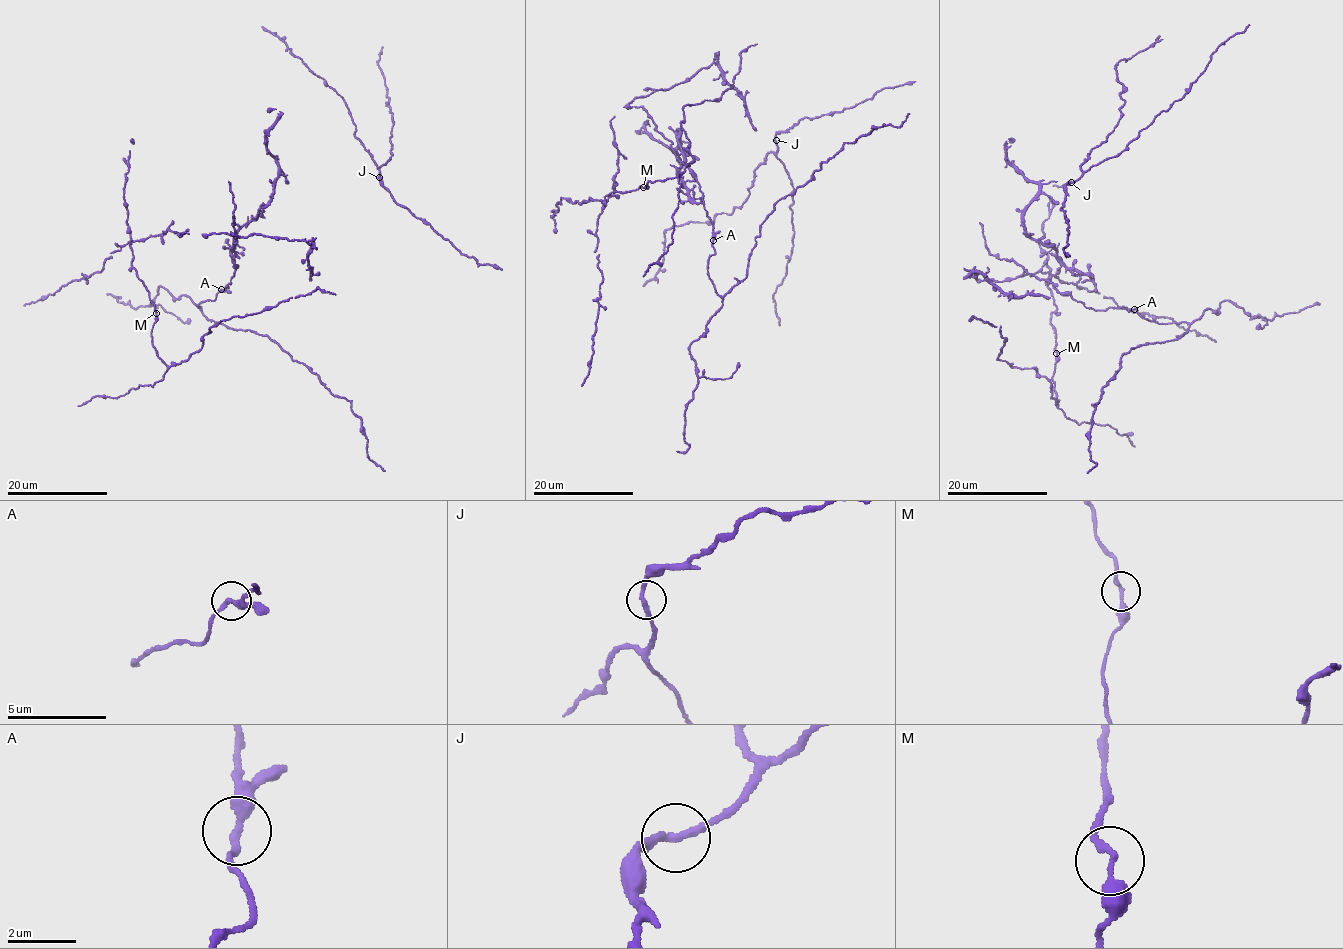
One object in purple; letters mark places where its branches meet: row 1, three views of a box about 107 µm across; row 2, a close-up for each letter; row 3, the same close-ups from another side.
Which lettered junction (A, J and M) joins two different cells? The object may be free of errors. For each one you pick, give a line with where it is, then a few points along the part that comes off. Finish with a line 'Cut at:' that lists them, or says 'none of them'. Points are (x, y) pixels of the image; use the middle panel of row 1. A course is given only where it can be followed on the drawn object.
Cut at: none of them

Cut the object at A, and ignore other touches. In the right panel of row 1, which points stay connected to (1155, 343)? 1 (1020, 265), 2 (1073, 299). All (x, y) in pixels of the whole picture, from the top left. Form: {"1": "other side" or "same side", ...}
{"1": "other side", "2": "other side"}

